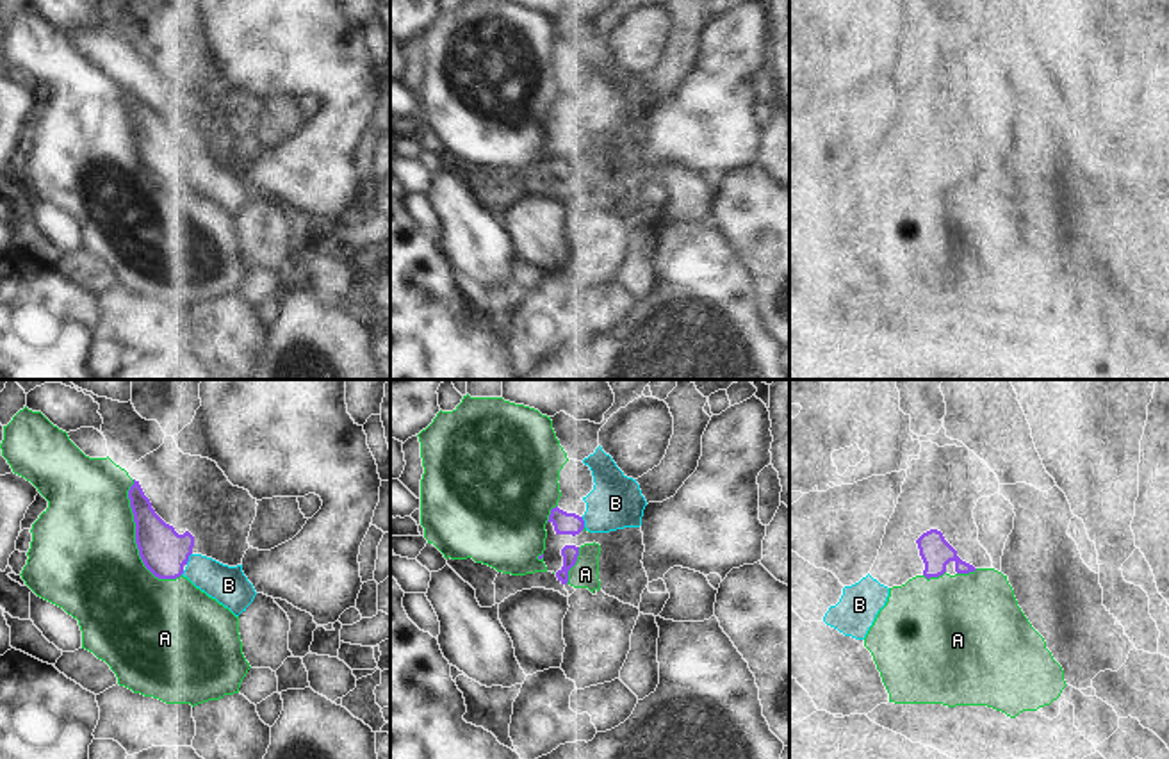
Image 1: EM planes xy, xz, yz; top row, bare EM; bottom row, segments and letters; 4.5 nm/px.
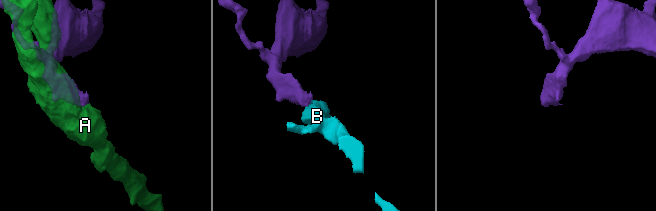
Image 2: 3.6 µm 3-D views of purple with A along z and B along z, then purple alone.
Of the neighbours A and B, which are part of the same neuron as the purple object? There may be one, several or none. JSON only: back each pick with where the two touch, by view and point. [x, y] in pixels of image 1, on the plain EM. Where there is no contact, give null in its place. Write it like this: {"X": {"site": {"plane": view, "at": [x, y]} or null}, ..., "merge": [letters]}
{"B": {"site": {"plane": "xy", "at": [188, 159]}}, "merge": ["B"]}

